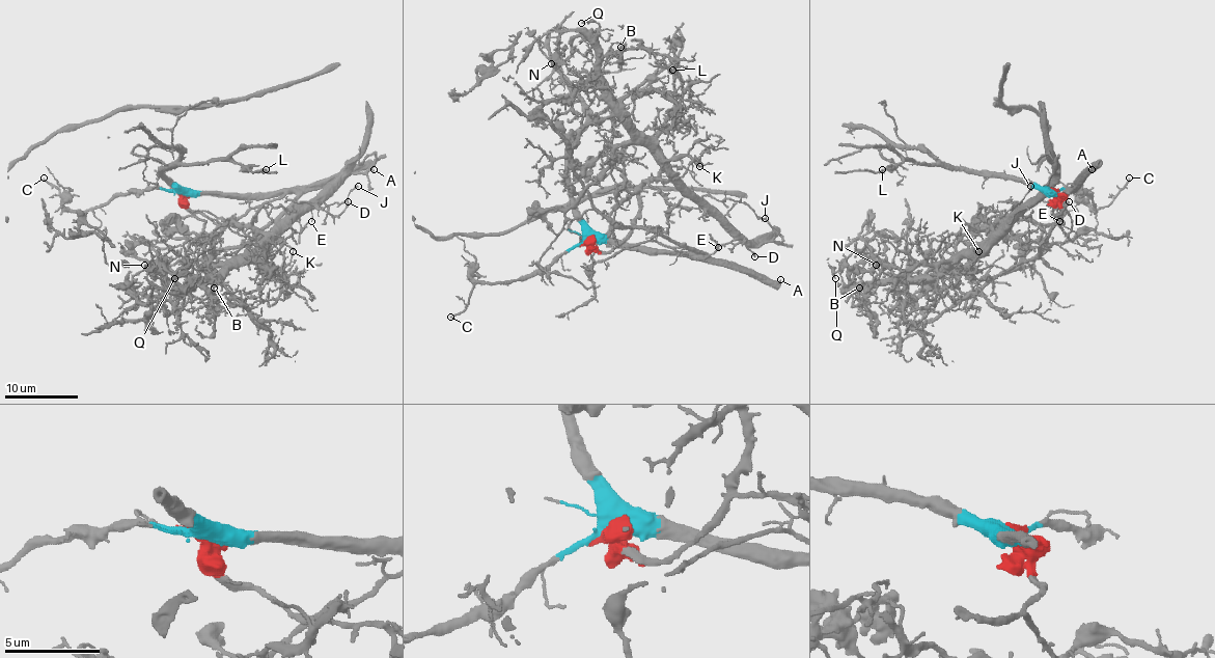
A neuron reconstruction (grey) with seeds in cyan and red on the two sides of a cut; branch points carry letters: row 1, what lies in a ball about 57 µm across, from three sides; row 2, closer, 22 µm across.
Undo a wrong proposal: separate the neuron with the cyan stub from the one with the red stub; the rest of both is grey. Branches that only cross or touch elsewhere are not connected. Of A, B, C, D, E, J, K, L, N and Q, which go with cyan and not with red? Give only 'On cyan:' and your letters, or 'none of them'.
On cyan: A, C, L

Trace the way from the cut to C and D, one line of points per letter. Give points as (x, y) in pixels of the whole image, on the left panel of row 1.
C: (178, 190), (129, 190), (85, 211), (71, 211), (64, 207), (63, 196), (54, 185), (43, 177)
D: (178, 190), (214, 221), (272, 230), (283, 230), (322, 196), (331, 214), (348, 201)

